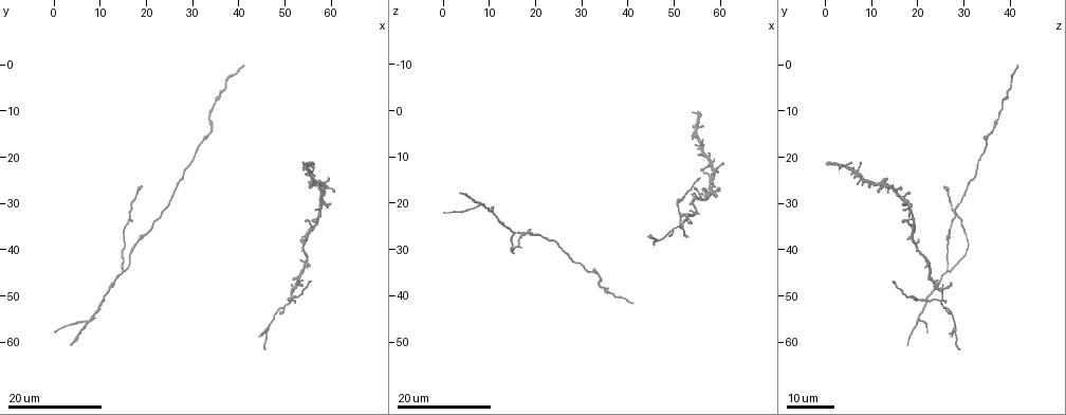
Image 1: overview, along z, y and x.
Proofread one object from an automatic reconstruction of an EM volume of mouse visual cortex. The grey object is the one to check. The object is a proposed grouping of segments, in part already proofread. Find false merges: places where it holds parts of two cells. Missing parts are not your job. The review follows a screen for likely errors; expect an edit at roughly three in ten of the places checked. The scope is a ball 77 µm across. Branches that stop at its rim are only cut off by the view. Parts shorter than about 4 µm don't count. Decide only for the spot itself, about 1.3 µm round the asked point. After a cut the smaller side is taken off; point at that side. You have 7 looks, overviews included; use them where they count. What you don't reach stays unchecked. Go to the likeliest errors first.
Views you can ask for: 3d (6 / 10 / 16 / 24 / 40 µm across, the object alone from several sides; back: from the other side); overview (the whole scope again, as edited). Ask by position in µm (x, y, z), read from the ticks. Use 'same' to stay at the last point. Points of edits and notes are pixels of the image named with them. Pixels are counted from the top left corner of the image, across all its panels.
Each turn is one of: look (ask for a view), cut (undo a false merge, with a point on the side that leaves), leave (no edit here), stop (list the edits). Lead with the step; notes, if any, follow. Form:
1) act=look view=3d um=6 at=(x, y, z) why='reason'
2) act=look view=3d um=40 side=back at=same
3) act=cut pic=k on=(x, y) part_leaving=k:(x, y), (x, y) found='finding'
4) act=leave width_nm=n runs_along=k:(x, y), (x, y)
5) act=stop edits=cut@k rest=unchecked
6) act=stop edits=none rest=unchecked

act=look view=3d um=16 at=(51.5, 51.0, 24.5) why='four arms meet'

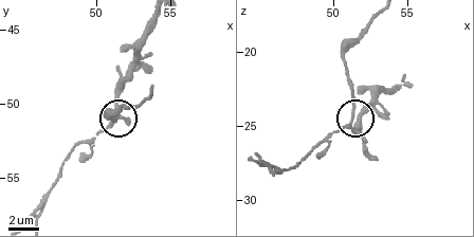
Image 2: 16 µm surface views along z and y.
act=look view=3d um=10 at=same

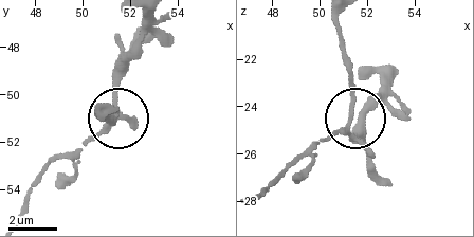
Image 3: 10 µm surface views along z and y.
act=cut pic=3 on=(352, 101) part_leaving=3:(345, 130), (351, 66), (339, 17) found='a second cell is stuck on'

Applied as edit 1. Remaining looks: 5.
act=look view=overview

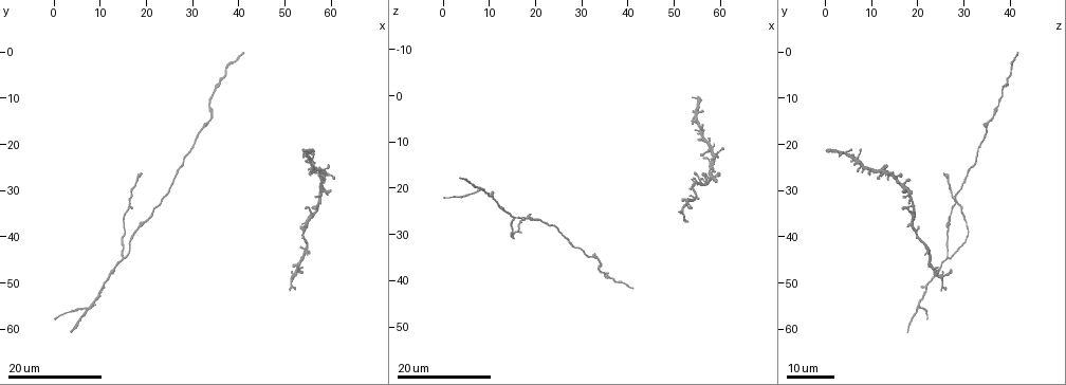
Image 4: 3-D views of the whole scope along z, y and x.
act=look view=3d um=24 at=(54.0, 39.5, 20.0) why='side arm on a straight run'

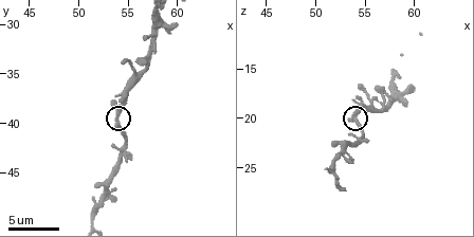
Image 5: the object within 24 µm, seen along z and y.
act=look view=3d um=6 at=(54.2, 38.8, 19.6)

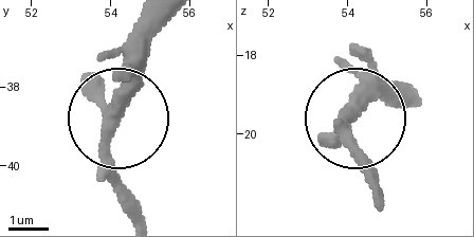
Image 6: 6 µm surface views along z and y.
act=leave found='all the same cell'

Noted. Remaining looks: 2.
act=look view=3d um=24 at=(8.5, 55.5, 20.0) why='a fork'

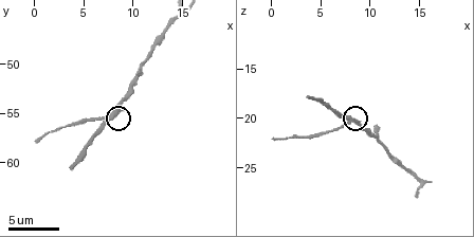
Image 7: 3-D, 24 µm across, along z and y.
act=look view=3d um=10 at=(7.8, 55.2, 20.0)

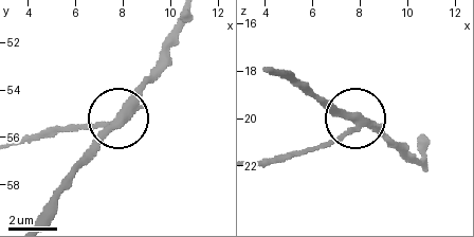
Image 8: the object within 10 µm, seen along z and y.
act=cut pic=8 on=(95, 122) arms=3 found='two cells meet here'

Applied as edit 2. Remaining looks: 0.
act=stop edits=cut@3,cut@8 rest=unchecked

